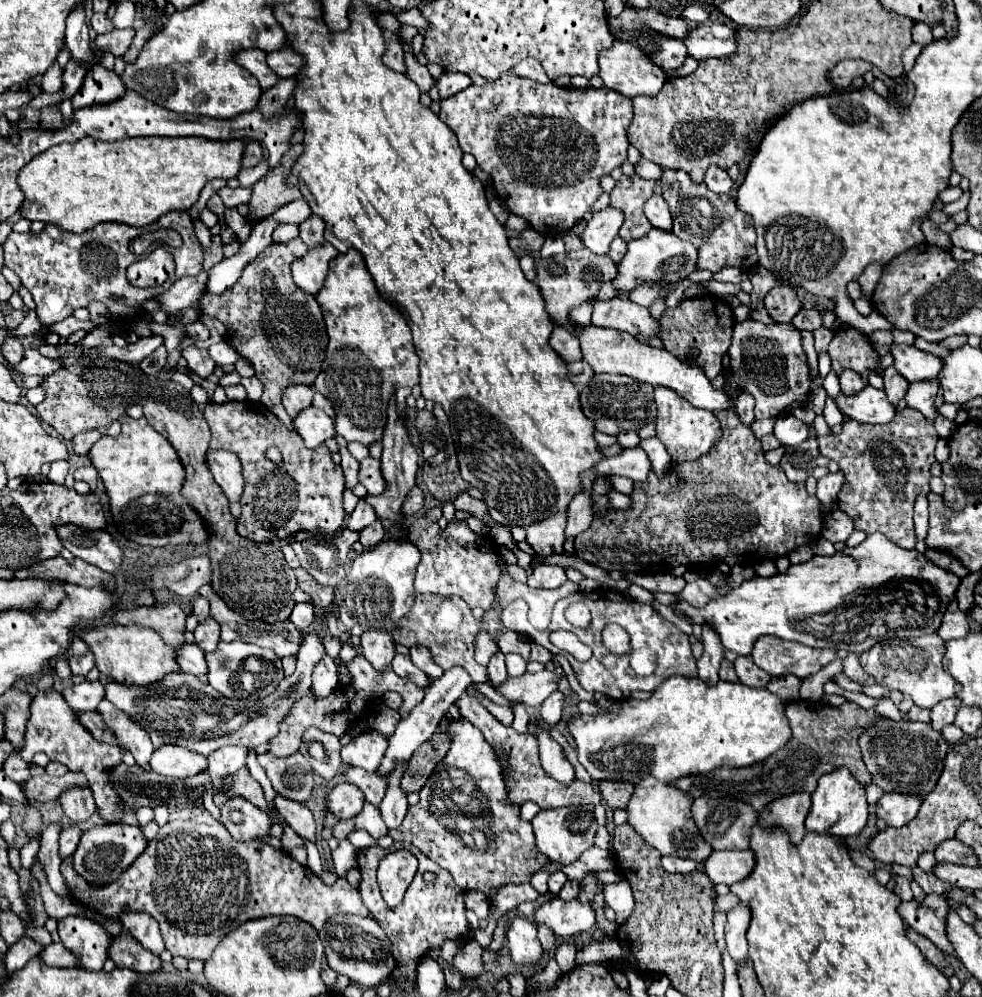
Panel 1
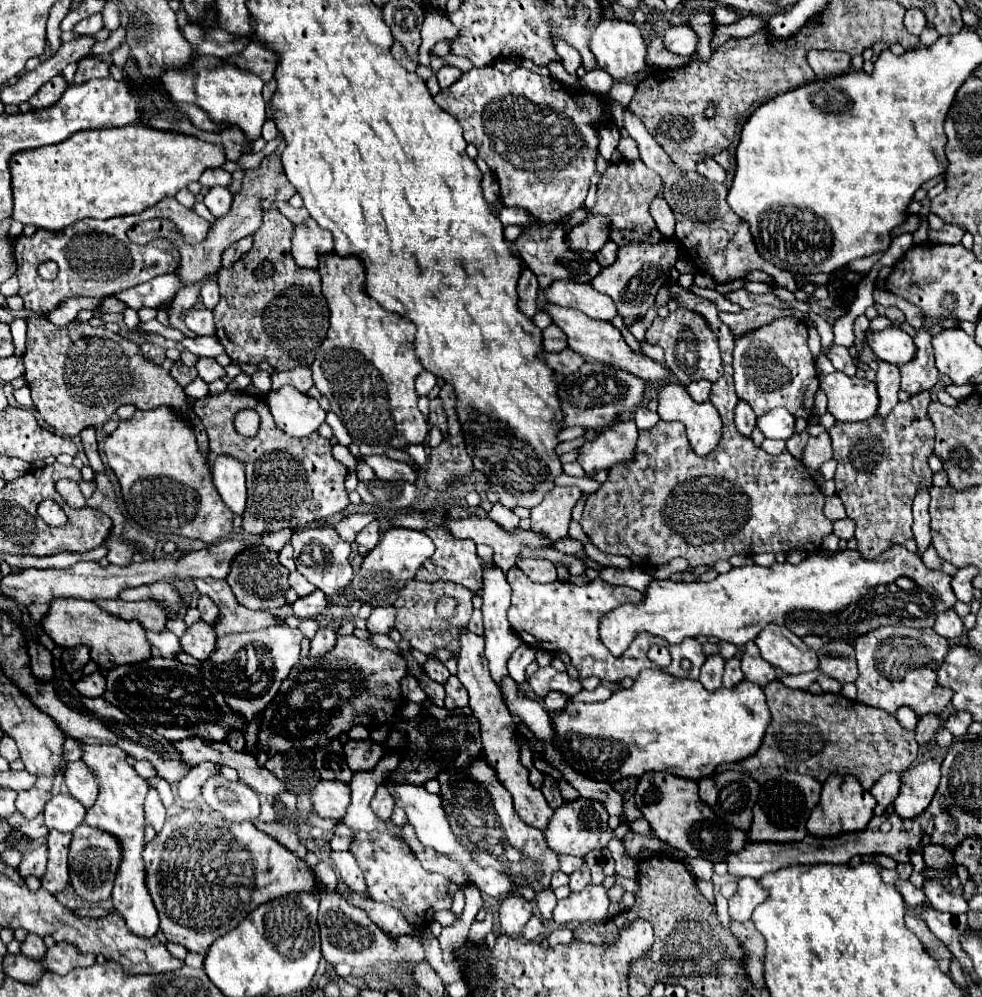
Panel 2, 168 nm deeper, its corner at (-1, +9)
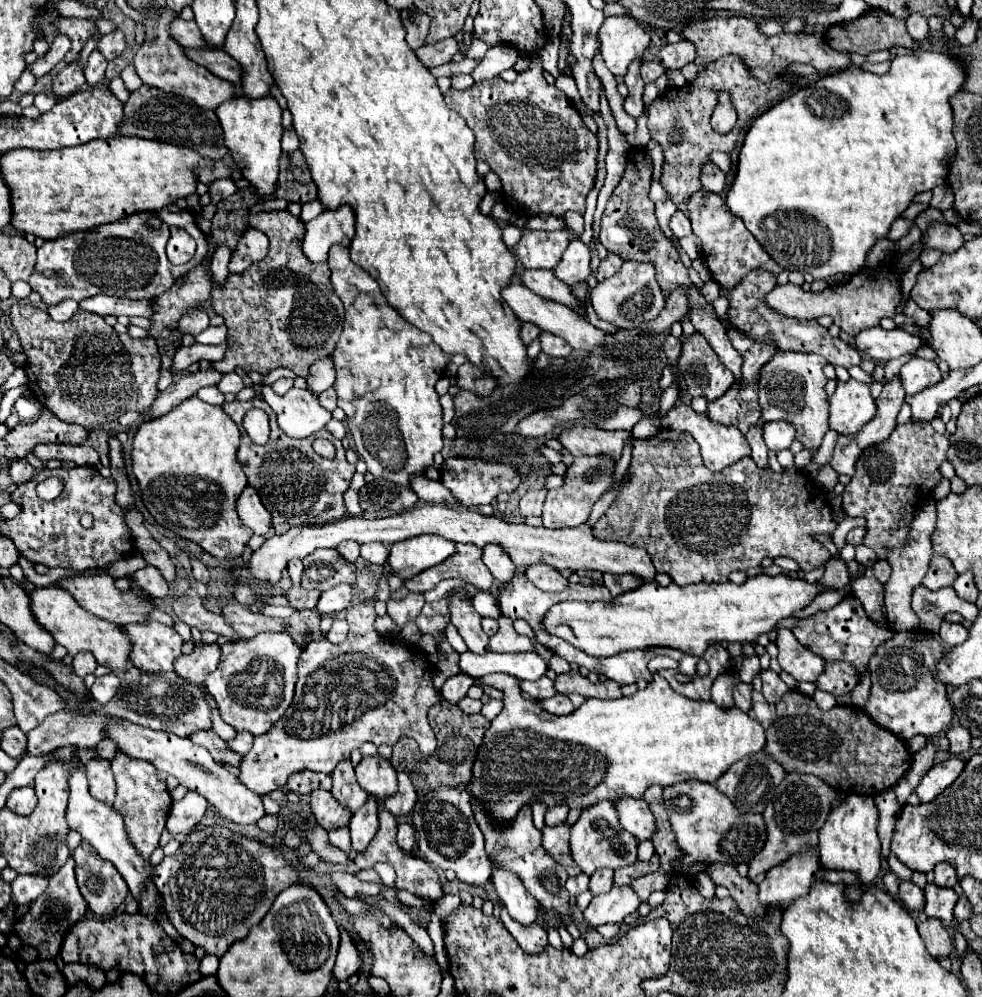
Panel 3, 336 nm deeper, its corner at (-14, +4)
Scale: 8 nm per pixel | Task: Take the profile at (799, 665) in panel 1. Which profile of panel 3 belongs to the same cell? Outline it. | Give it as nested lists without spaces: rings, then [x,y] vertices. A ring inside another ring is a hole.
[[[778,629],[776,645],[780,651],[780,667],[790,673],[796,681],[816,681],[818,675],[824,671],[824,659],[808,651],[804,645],[796,643],[796,637],[790,629]]]

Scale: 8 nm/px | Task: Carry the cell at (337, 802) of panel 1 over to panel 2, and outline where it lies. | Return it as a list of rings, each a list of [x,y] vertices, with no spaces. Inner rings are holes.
[[[319,780],[313,788],[313,808],[321,818],[343,818],[349,802],[351,788],[347,782]]]

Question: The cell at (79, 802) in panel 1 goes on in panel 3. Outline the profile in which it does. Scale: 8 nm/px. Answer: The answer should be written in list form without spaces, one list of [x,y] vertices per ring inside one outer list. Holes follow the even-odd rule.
[[[92,757],[86,763],[86,773],[88,773],[88,783],[90,783],[90,793],[96,799],[112,805],[116,797],[116,783],[110,769],[110,761]]]

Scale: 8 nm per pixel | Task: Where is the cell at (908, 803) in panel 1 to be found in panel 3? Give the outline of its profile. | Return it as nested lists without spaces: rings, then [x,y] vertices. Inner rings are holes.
[[[952,757],[948,761],[942,761],[938,765],[934,765],[924,779],[920,781],[920,785],[916,787],[918,797],[922,799],[922,803],[932,801],[936,795],[940,795],[950,783],[956,781],[956,777],[960,775],[960,771],[966,767],[966,761],[960,757]]]

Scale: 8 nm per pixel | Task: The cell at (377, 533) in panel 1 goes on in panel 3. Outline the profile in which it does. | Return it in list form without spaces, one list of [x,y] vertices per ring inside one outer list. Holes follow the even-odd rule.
[[[364,543],[360,545],[360,557],[368,563],[382,565],[388,559],[388,549],[382,543]]]

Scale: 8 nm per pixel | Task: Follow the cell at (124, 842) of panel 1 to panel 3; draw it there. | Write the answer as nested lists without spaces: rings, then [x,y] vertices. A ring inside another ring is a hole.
[[[82,841],[74,849],[72,857],[76,863],[74,871],[78,887],[90,911],[98,917],[114,913],[114,909],[128,895],[128,885],[124,883],[122,875],[116,871],[116,867],[112,867],[112,863],[100,859],[88,841]]]

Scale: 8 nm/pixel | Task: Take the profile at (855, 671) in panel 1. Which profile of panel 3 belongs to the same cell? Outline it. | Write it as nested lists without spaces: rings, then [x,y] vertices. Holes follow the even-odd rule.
[[[826,663],[822,675],[816,679],[816,689],[828,691],[834,697],[840,697],[844,693],[850,693],[858,685],[858,673],[848,663]]]

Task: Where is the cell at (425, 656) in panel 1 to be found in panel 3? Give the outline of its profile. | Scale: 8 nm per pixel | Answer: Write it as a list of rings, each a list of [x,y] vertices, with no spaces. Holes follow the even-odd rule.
[[[458,673],[458,675],[450,677],[450,679],[442,685],[440,693],[442,693],[442,697],[444,697],[448,703],[456,705],[460,699],[466,697],[466,691],[468,691],[468,687],[472,687],[472,683],[474,683],[474,679],[472,679],[470,675]]]

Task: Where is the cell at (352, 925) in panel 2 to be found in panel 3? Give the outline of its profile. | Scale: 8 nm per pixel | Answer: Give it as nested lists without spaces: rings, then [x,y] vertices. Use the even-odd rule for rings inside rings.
[[[340,929],[340,931],[342,931],[342,943],[340,943],[340,951],[338,951],[338,959],[332,969],[332,975],[336,981],[346,981],[350,975],[354,975],[362,967],[362,959],[358,957],[354,943],[348,941],[346,929]]]

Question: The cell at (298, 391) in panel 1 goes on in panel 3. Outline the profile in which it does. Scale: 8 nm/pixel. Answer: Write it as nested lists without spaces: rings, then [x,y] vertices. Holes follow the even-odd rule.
[[[324,357],[324,359],[318,359],[318,363],[312,363],[310,375],[306,381],[308,381],[310,391],[320,395],[322,391],[334,385],[334,379],[336,379],[336,373],[334,373],[332,357]]]

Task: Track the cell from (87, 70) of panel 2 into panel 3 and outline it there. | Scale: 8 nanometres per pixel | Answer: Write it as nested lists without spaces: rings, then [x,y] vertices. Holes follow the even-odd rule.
[[[94,49],[94,51],[90,53],[88,63],[86,63],[86,69],[84,69],[86,81],[88,81],[90,85],[98,85],[98,83],[104,79],[106,65],[108,65],[108,61],[104,59],[104,55],[100,55],[100,51]]]

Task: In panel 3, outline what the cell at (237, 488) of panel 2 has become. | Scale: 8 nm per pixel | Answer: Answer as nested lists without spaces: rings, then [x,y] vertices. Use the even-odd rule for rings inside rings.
[[[248,485],[244,493],[238,497],[238,513],[246,527],[250,527],[256,535],[268,535],[272,531],[272,515],[262,505],[260,495]]]

